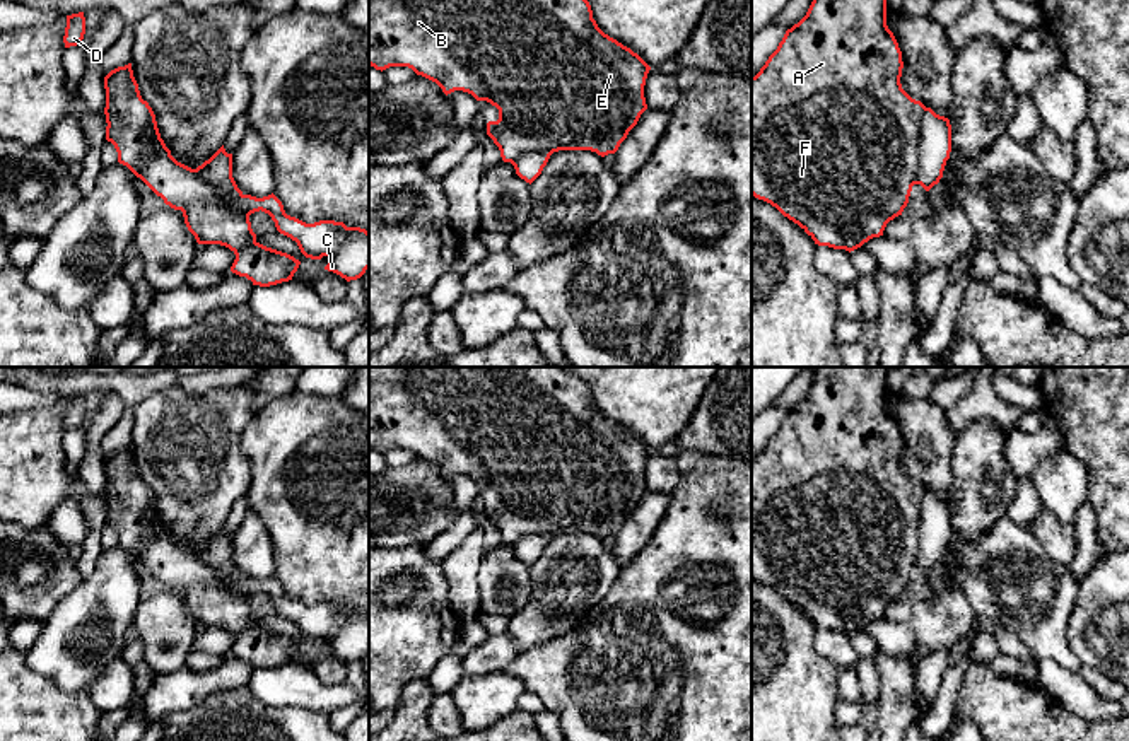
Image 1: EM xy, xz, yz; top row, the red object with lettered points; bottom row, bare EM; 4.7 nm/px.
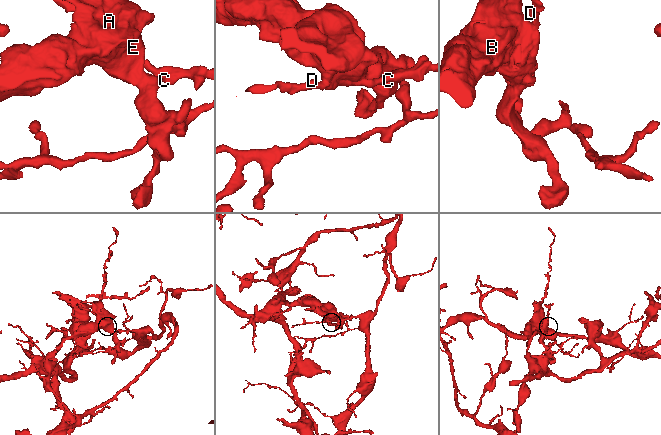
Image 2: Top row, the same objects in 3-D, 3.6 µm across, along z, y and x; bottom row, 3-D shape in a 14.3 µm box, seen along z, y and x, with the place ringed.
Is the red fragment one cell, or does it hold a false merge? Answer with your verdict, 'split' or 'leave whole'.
split

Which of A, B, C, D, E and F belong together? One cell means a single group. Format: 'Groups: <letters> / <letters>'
Groups: A B E F / C D

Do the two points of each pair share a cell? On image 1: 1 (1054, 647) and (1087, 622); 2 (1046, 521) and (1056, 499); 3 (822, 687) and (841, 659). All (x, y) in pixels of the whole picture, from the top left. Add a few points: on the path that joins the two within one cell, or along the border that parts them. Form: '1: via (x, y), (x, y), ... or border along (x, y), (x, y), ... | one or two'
1: border along (1075, 600), (1066, 625), (1066, 647), (1082, 663) | two
2: border along (1042, 507), (1063, 523), (1073, 525) | two
3: border along (813, 632), (813, 647), (837, 670) | two

